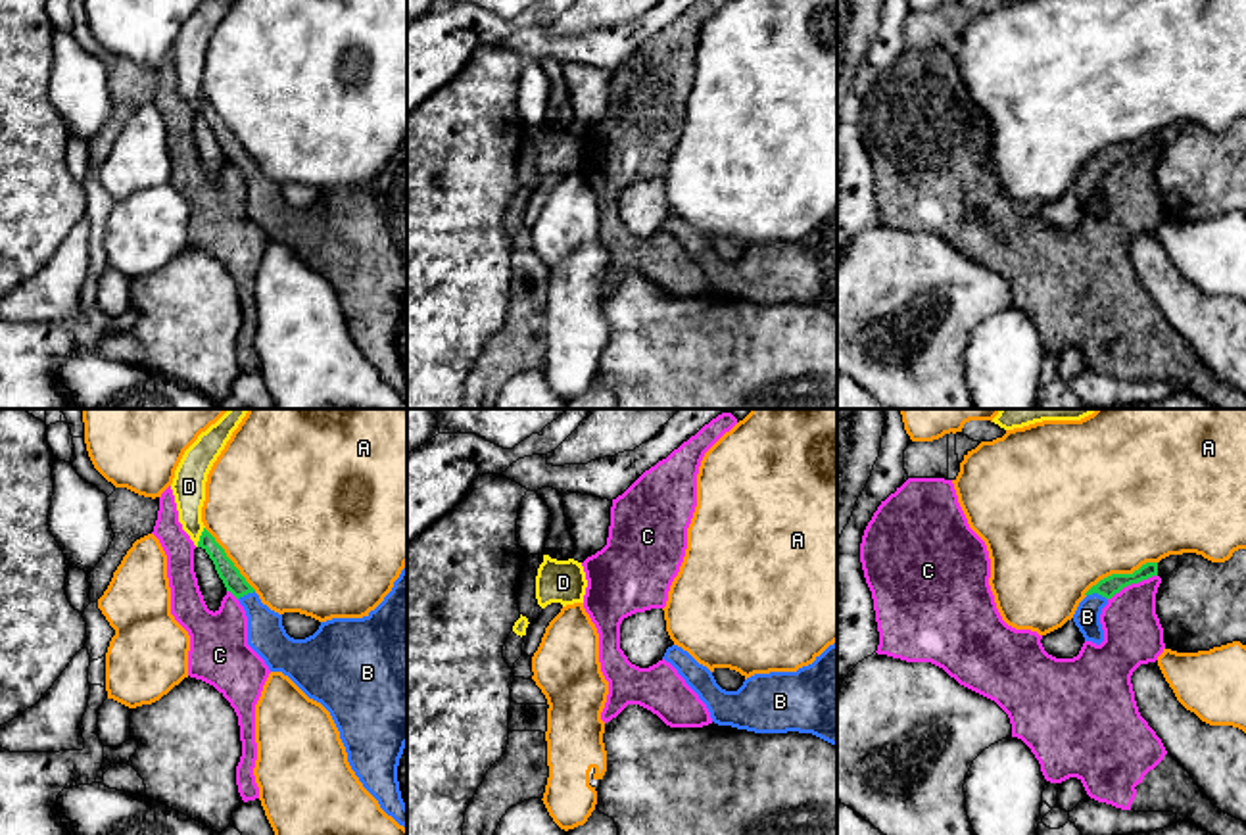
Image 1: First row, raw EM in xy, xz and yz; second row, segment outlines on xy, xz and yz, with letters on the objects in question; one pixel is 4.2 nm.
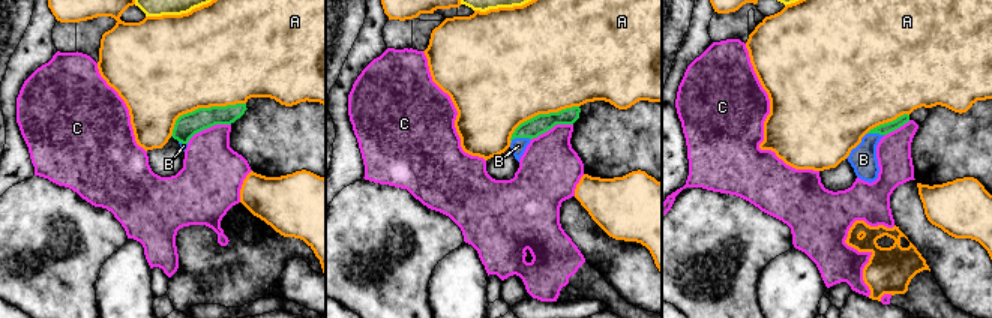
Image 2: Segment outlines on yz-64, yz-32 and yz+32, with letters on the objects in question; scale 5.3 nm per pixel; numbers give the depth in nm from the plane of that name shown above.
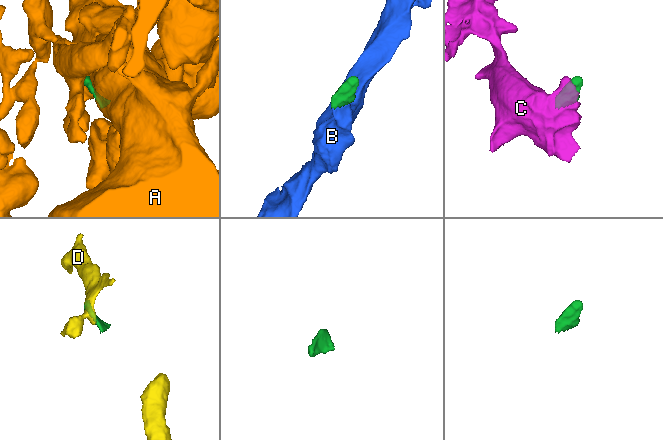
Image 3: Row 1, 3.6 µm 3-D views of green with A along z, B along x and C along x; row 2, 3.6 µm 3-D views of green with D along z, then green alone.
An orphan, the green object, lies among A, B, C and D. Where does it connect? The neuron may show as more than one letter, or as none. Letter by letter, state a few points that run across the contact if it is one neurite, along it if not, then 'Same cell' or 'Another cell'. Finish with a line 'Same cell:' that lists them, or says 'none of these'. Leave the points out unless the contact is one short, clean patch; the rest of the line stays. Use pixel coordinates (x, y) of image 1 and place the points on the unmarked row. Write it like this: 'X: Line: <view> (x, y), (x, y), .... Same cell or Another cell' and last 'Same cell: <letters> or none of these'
A: Another cell
B: Line: yz (1116, 152), (1097, 162), (1087, 187). Same cell
C: Another cell
D: Another cell
Same cell: B

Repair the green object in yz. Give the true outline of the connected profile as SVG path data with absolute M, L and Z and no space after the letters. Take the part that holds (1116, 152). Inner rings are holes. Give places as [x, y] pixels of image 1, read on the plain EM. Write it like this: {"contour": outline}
{"contour": "M1146 132L1133 144L1112 144L1112 146L1100 150L1096 155L1092 155L1085 163L1087 167L1079 173L1079 177L1073 184L1073 192L1079 198L1079 202L1083 203L1085 211L1092 211L1092 213L1100 215L1104 211L1104 200L1100 194L1102 179L1123 157L1127 157L1131 154L1138 154L1152 146L1158 146L1158 132Z"}

